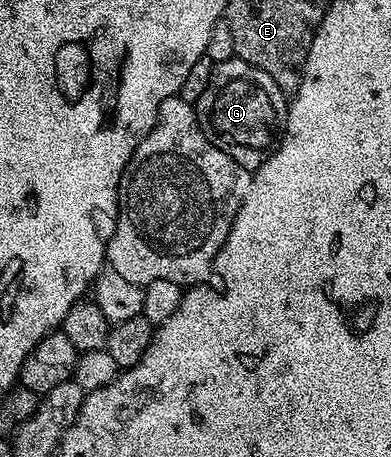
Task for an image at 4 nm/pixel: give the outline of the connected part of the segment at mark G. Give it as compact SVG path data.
M236 55L214 64L211 83L207 83L207 91L203 91L203 95L195 103L195 108L199 127L203 127L203 135L207 135L207 139L215 143L215 147L219 147L223 155L231 155L235 163L239 163L244 169L250 171L258 169L277 150L285 131L285 120L289 114L287 94L279 87L279 83L275 83L275 79L267 75L267 71L259 71L259 67L247 63L242 57Z

